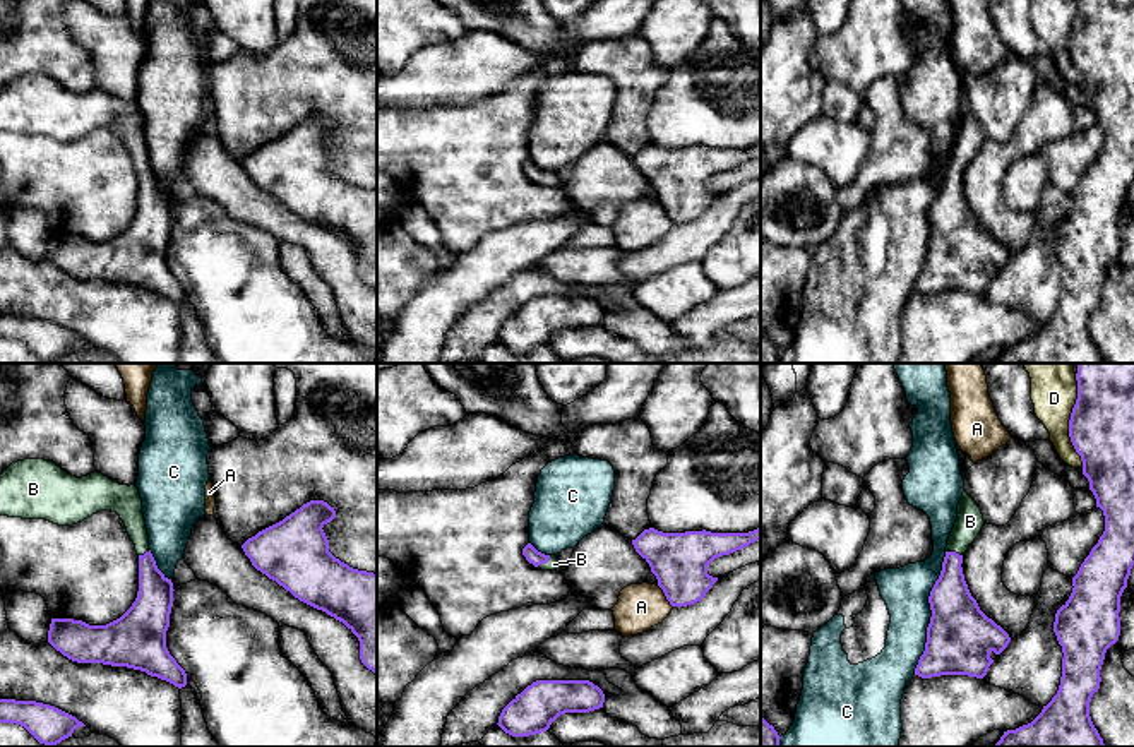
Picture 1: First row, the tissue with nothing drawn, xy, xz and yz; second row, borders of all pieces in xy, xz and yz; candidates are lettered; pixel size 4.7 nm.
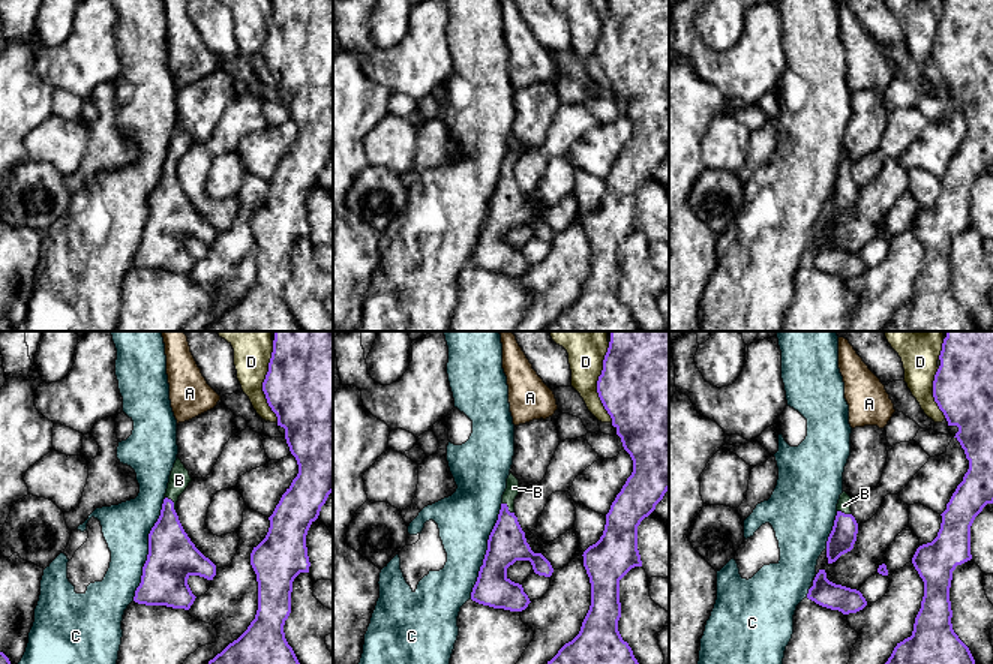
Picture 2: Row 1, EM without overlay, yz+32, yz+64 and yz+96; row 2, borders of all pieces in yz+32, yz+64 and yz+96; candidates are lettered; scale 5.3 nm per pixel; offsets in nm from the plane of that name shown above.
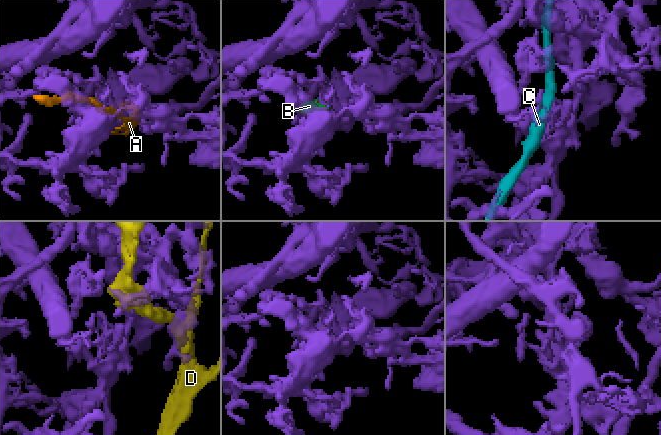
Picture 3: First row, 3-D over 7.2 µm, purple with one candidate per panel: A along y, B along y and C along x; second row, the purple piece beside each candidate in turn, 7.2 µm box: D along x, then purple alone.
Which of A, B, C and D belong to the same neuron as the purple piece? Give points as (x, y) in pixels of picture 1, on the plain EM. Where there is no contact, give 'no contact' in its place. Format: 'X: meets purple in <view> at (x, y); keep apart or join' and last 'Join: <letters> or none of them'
A: meets purple in xz at (665, 211); keep apart
B: meets purple in xz at (543, 179); join
C: meets purple in yz at (932, 230); keep apart
D: meets purple in yz at (1069, 41); keep apart
Join: B

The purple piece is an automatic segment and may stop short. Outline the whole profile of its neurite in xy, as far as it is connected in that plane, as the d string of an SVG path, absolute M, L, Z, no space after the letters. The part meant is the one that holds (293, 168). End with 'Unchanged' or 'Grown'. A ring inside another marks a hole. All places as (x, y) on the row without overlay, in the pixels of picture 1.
M310 117L242 164L257 187L343 238L360 257L361 279L377 290L377 190L353 185L329 168L322 144L334 134L327 118Z. Unchanged

